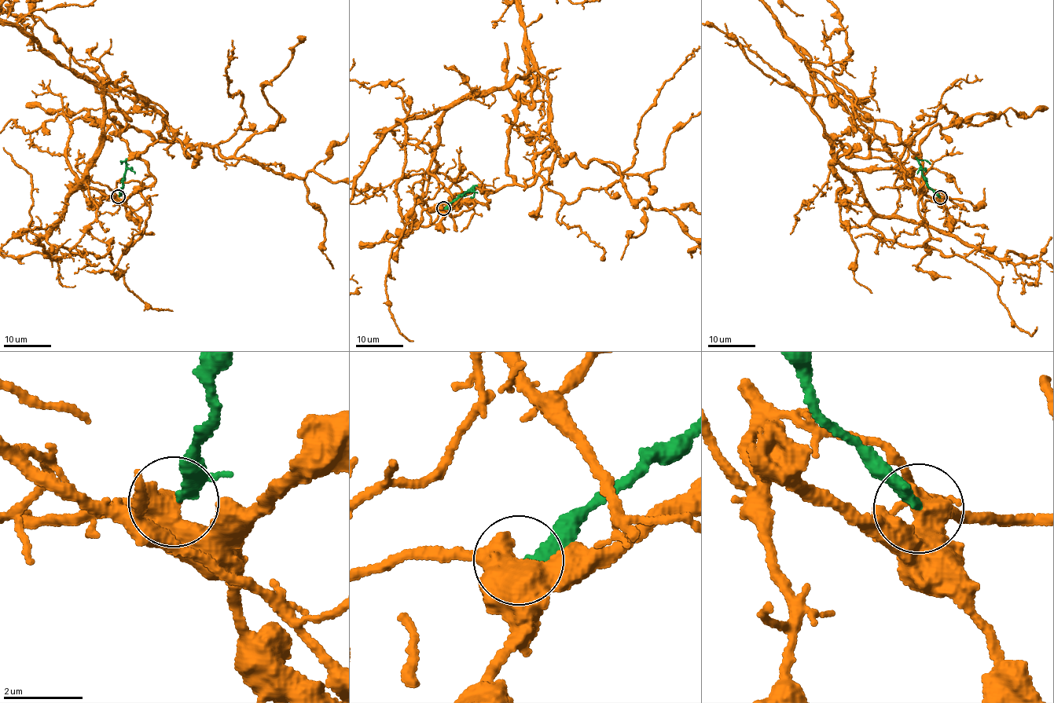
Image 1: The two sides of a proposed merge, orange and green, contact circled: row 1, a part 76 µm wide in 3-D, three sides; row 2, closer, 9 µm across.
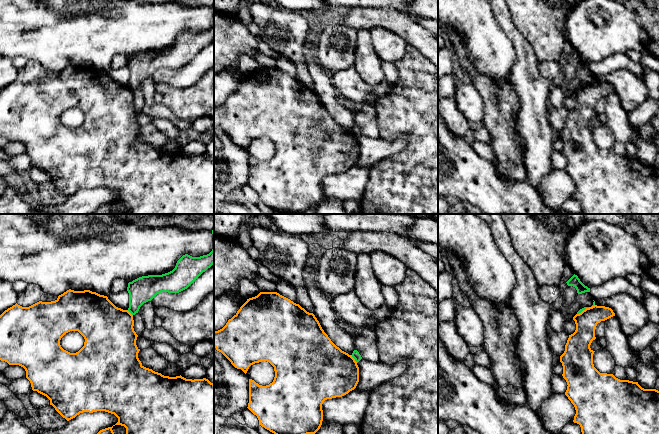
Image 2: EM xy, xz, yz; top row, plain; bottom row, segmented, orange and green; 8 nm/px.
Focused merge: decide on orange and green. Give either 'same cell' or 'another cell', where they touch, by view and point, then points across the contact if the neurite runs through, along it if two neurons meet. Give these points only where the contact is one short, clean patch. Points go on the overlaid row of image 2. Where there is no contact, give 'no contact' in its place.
another cell; contact xz (354, 359); border xz (351, 355), (357, 362)

